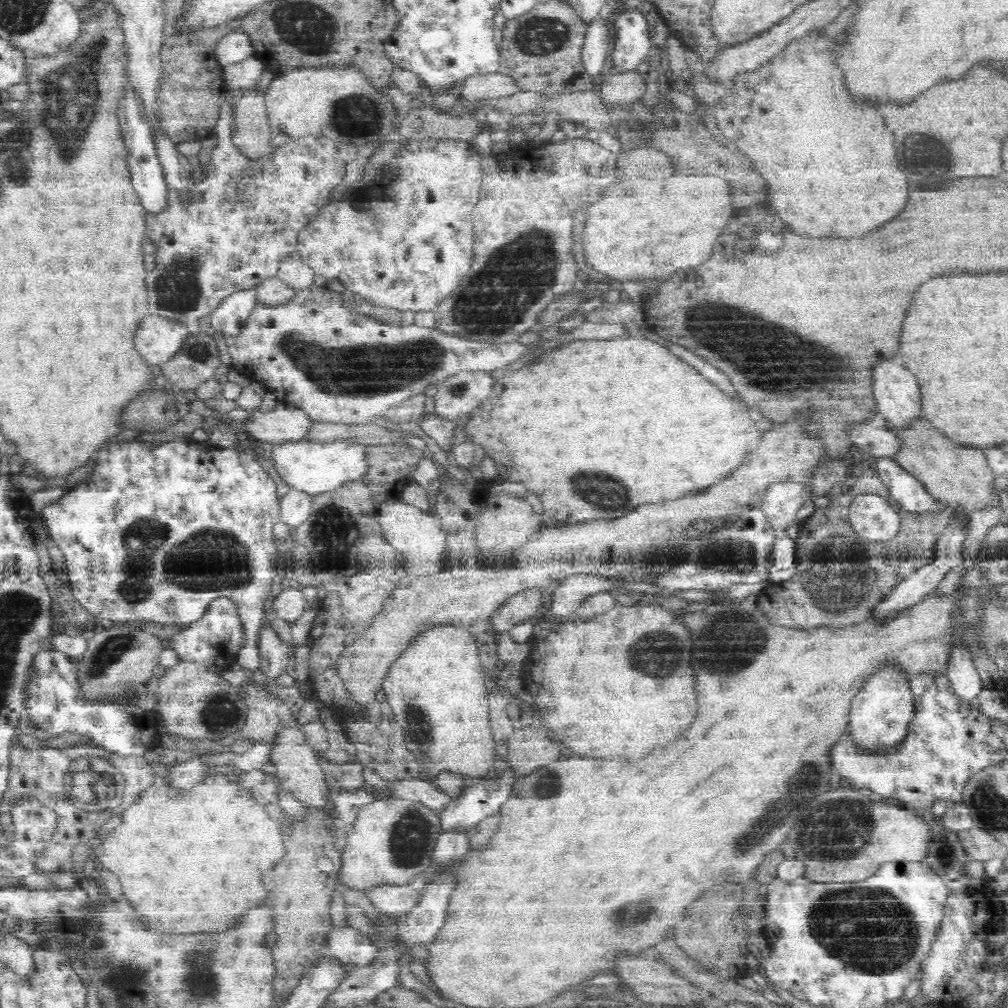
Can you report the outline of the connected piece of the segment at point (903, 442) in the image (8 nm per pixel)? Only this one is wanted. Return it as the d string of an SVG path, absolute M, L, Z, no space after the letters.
M875 418L871 421L888 429L898 439L898 450L890 454L890 459L923 482L935 498L941 498L953 508L965 504L972 511L982 508L984 504L992 504L993 472L984 449L953 443L924 418L912 418L908 424L902 426L894 426L883 418Z

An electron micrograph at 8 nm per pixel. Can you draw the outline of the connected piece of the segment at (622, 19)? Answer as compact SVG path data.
M624 10L614 20L617 28L612 60L623 71L632 71L653 48L644 13Z

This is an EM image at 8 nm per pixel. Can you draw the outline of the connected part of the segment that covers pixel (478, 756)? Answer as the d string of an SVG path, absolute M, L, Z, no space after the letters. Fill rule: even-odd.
M436 626L432 630L426 630L424 634L420 634L416 637L416 640L412 641L410 648L402 652L402 656L398 658L389 668L386 676L383 680L383 690L385 691L385 697L391 706L394 713L394 720L403 728L404 738L406 740L406 749L410 754L414 755L420 770L425 771L429 776L436 776L441 772L451 772L471 782L480 777L485 777L491 774L494 761L496 757L496 742L494 741L494 732L490 725L490 707L488 707L488 693L486 692L486 676L483 671L482 664L480 664L480 656L478 656L478 646L476 646L476 640L472 638L470 632L466 632L466 629L456 628L454 626Z

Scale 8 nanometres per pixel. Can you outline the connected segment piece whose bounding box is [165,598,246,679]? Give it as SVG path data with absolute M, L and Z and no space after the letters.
M218 598L209 605L202 620L182 629L170 629L168 633L165 638L172 643L172 650L178 655L179 661L196 664L223 679L222 674L237 664L246 629L237 614L237 607L228 598Z

